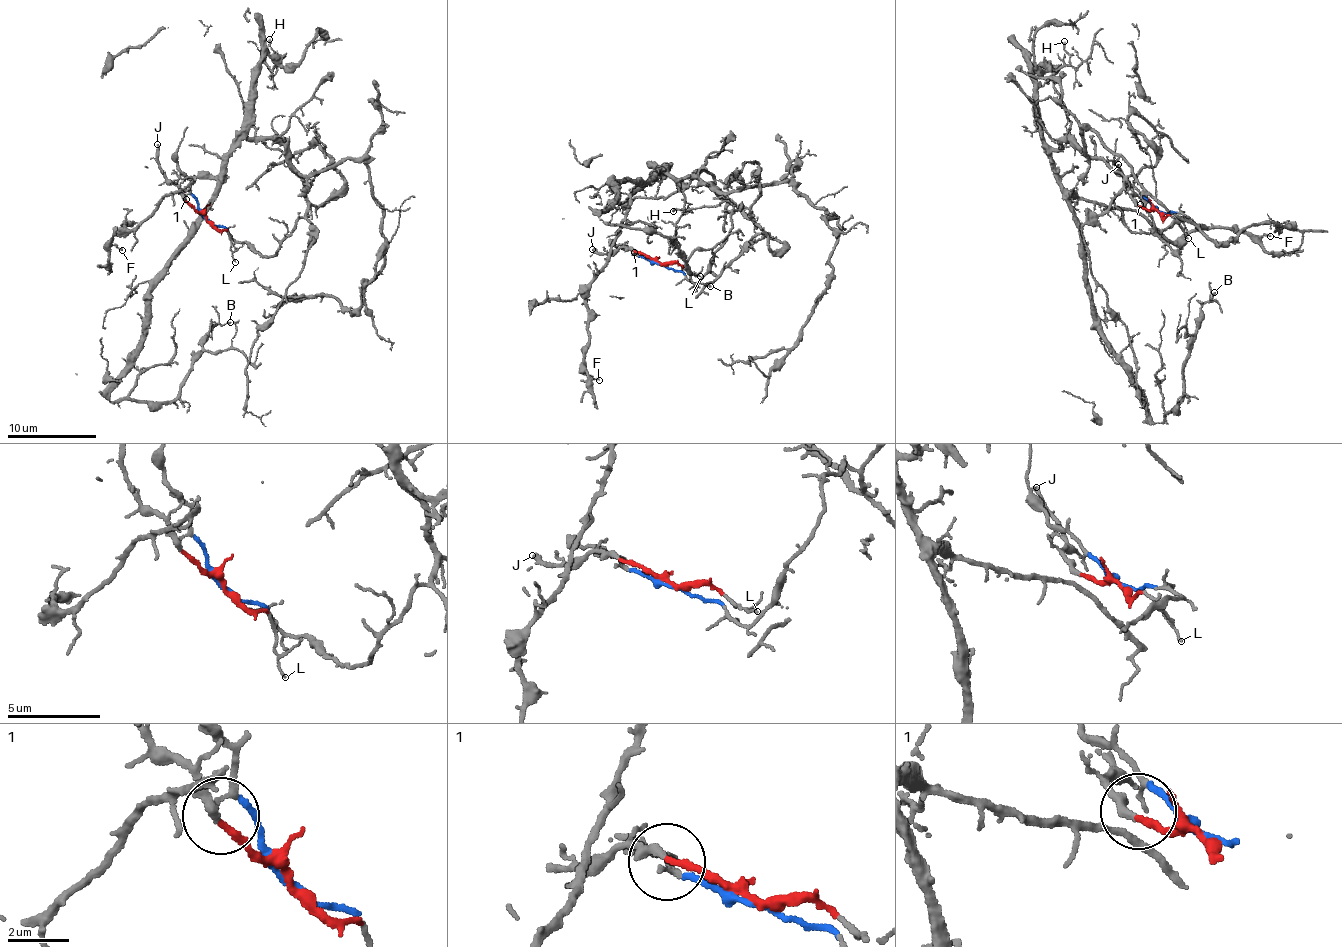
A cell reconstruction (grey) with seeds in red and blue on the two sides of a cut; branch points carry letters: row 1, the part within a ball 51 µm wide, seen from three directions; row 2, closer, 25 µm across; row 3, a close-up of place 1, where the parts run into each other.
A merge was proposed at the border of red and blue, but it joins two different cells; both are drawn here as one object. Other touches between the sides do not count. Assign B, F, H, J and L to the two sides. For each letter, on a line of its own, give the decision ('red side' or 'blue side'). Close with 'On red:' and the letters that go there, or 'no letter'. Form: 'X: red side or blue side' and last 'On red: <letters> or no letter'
B: blue side
F: blue side
H: blue side
J: red side
L: red side
On red: J, L

